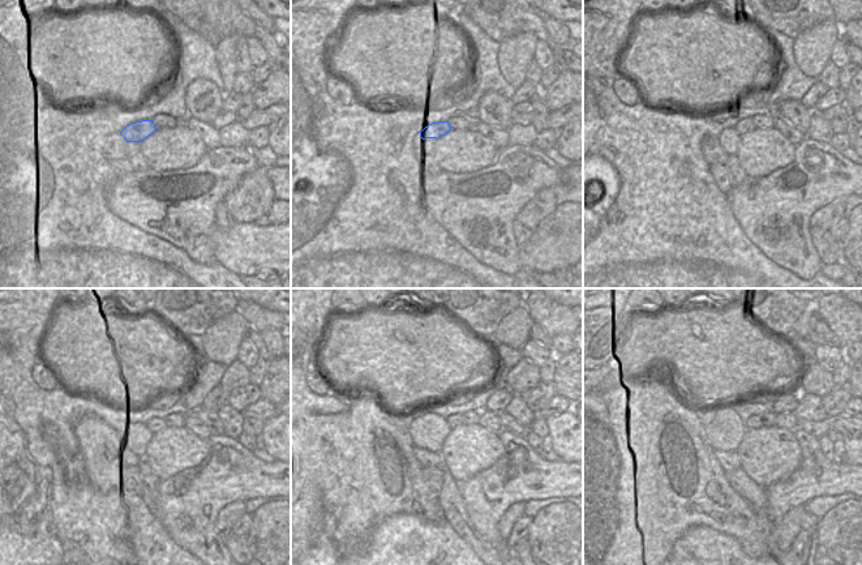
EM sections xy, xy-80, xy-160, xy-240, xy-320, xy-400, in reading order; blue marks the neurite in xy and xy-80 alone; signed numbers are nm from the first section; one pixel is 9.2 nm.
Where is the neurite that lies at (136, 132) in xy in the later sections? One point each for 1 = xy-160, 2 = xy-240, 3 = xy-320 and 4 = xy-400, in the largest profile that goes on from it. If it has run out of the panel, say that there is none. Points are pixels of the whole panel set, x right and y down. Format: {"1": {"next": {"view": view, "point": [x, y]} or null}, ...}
{"1": {"next": {"view": "xy-160", "point": [746, 125]}}, "2": {"next": {"view": "xy-240", "point": [174, 420]}}, "3": {"next": {"view": "xy-320", "point": [468, 418]}}, "4": {"next": {"view": "xy-400", "point": [762, 420]}}}

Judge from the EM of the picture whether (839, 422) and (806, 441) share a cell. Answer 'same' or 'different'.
different

